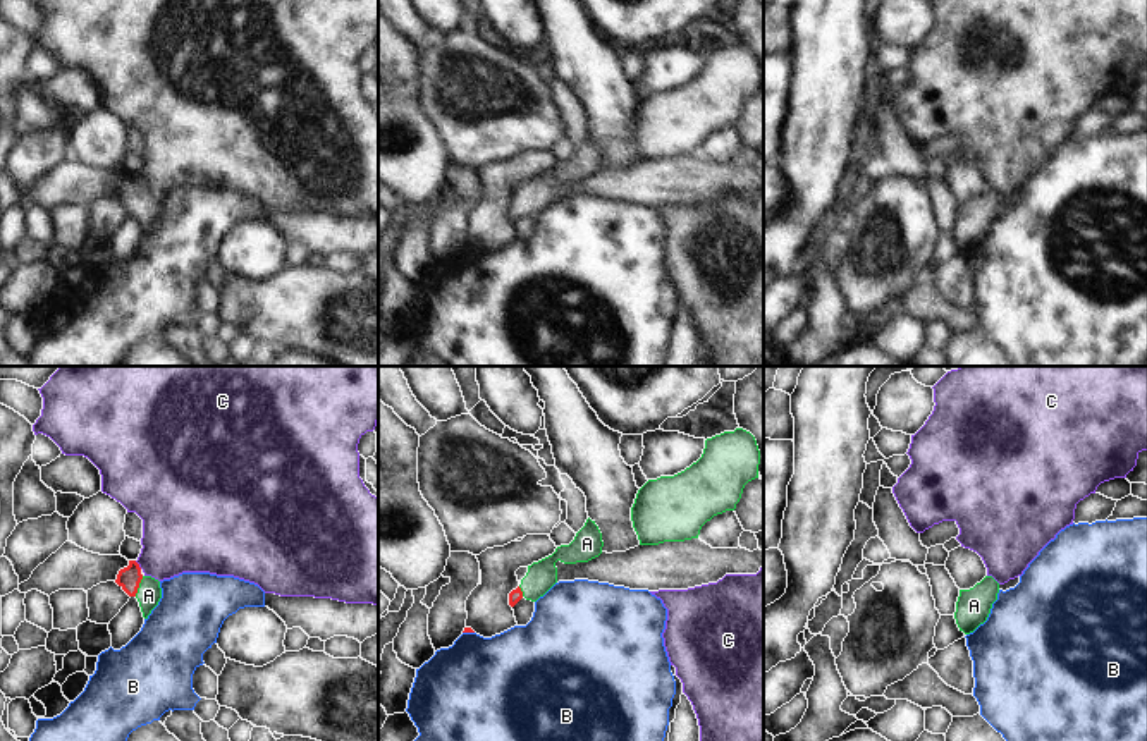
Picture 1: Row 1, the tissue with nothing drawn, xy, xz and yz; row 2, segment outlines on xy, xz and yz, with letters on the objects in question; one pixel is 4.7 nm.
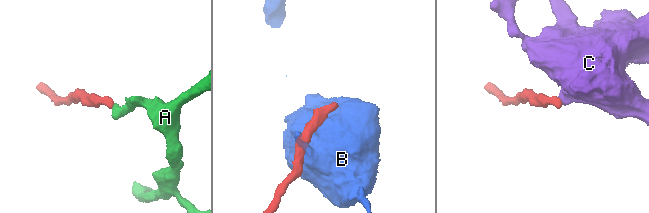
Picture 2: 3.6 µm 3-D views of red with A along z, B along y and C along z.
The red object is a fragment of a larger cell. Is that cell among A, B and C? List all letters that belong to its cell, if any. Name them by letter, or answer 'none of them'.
A

